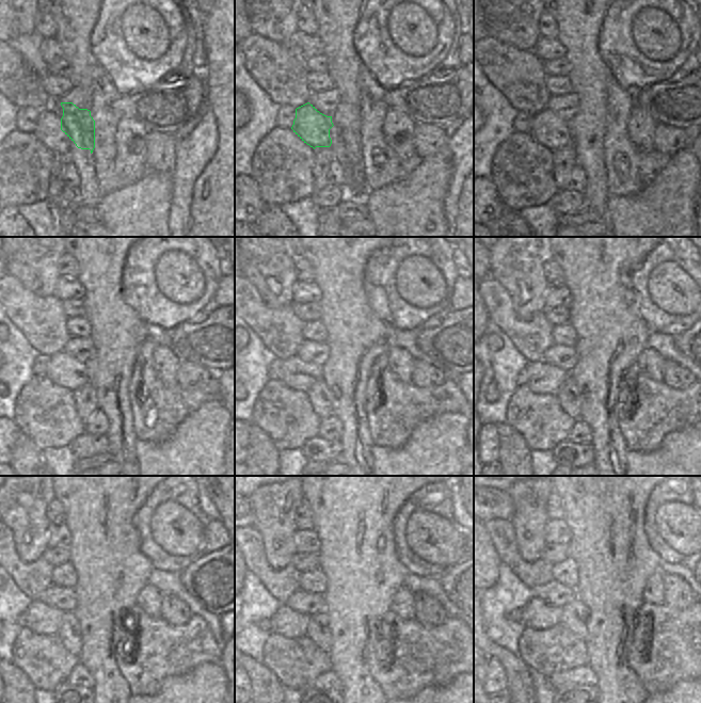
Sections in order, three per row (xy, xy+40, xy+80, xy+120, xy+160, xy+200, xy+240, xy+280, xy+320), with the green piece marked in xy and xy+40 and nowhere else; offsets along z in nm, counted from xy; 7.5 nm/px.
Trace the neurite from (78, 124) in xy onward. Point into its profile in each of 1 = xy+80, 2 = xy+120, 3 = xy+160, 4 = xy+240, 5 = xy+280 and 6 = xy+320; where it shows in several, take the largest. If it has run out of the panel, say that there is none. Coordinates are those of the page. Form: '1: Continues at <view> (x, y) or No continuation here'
1: Continues at xy+80 (546, 128)
2: Continues at xy+120 (62, 369)
3: Continues at xy+160 (299, 374)
4: Continues at xy+240 (51, 622)
5: Continues at xy+280 (296, 616)
6: Continues at xy+320 (537, 614).

